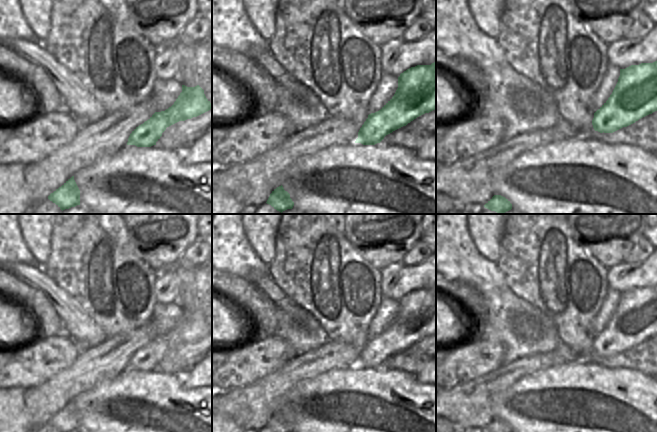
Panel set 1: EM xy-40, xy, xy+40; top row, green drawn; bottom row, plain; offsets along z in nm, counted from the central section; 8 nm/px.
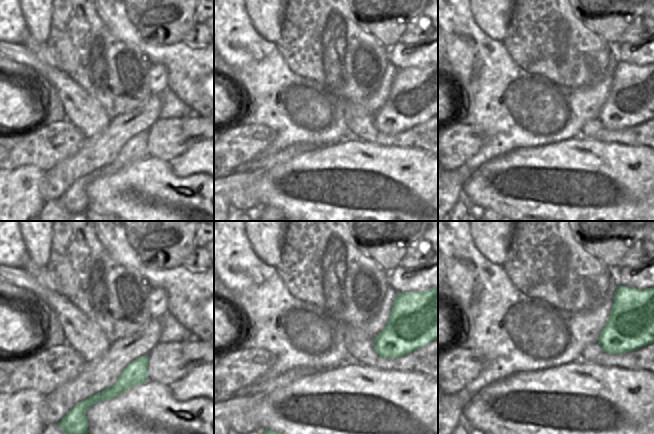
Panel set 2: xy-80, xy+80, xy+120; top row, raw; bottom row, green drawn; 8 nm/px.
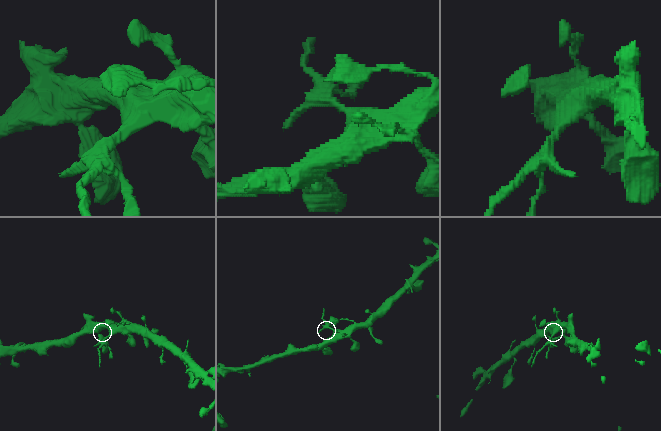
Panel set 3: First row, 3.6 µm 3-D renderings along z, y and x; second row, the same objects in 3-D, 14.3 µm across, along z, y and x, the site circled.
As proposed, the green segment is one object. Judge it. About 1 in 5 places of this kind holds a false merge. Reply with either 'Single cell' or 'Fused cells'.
Fused cells

